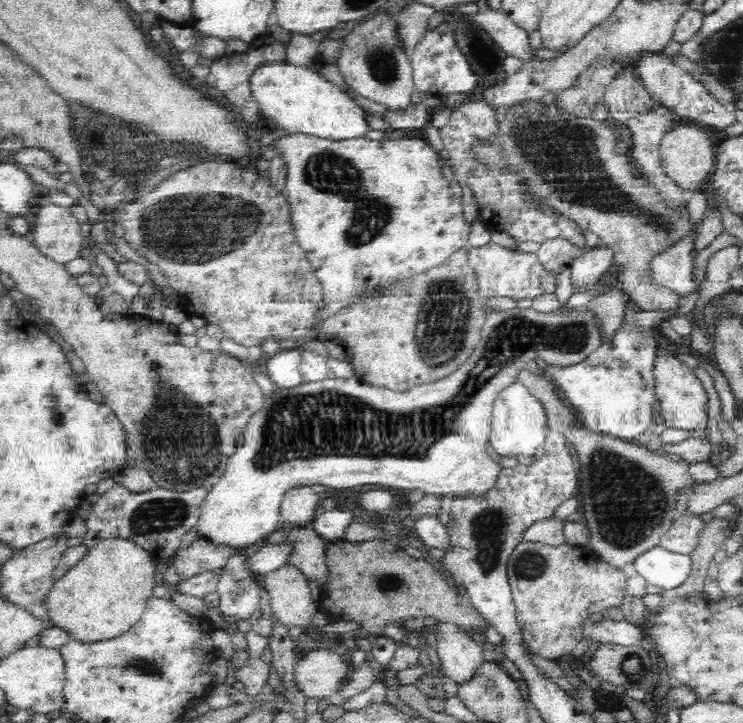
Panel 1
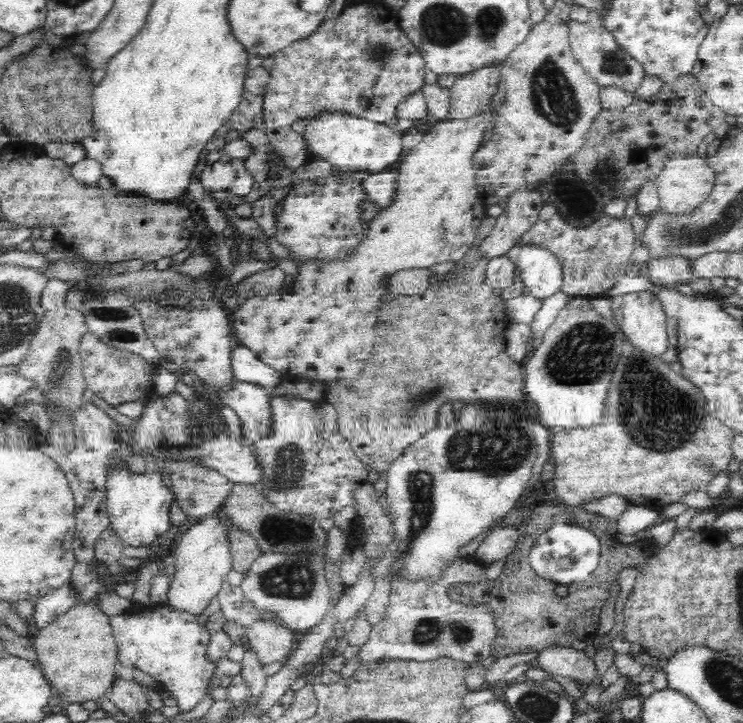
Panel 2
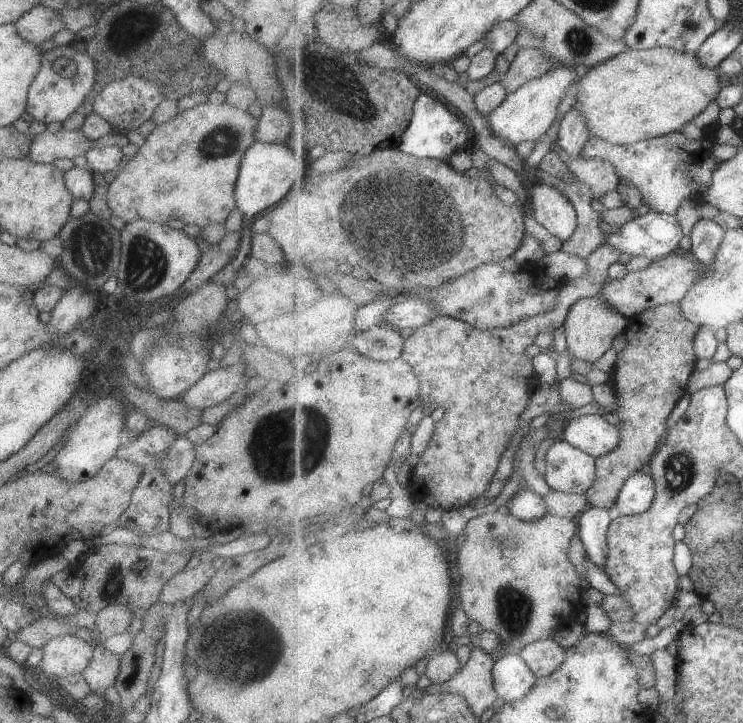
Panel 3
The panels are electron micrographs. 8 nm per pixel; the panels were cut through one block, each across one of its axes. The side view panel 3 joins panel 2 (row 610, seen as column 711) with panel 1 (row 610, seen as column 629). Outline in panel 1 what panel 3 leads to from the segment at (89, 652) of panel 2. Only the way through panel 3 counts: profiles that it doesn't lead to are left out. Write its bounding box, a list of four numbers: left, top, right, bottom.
[47,538,157,642]

